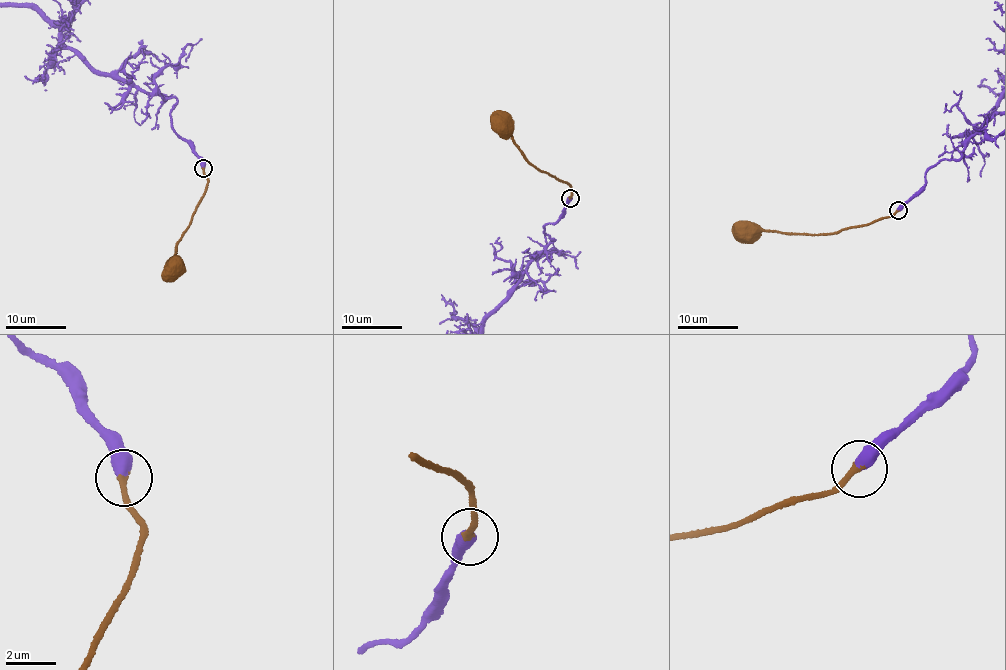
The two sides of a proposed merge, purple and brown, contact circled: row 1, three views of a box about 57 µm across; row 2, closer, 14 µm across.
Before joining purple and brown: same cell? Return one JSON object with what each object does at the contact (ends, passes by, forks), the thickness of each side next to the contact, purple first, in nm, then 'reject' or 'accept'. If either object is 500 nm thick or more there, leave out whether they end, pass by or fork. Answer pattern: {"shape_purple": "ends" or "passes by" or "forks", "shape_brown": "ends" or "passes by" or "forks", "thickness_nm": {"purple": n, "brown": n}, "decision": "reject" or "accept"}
{"thickness_nm": {"purple": 500, "brown": 260}, "decision": "accept"}

